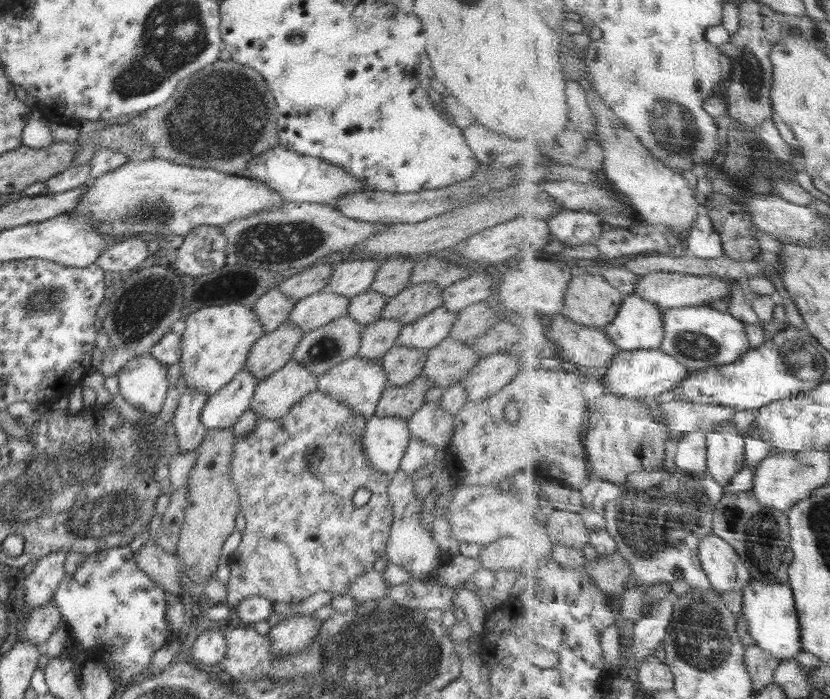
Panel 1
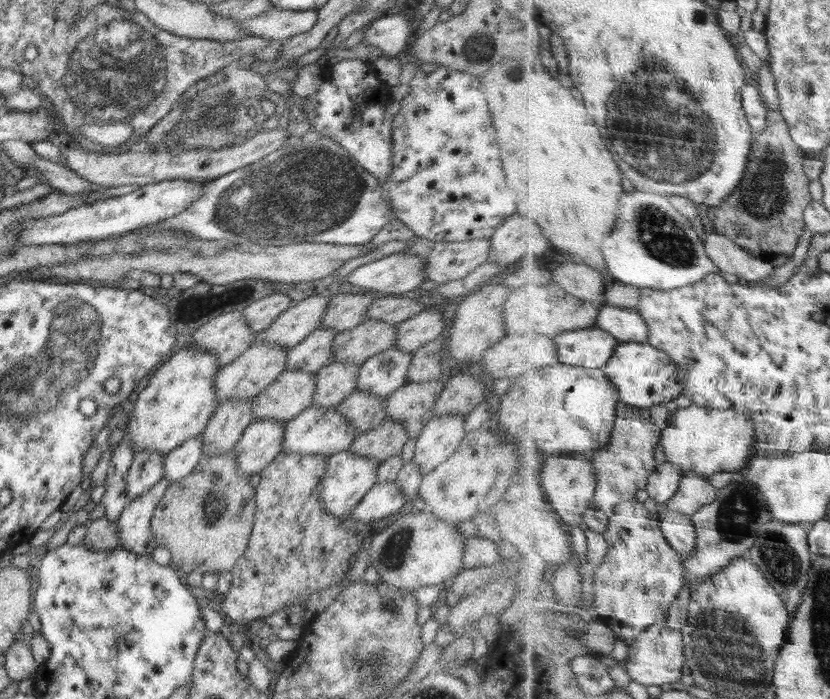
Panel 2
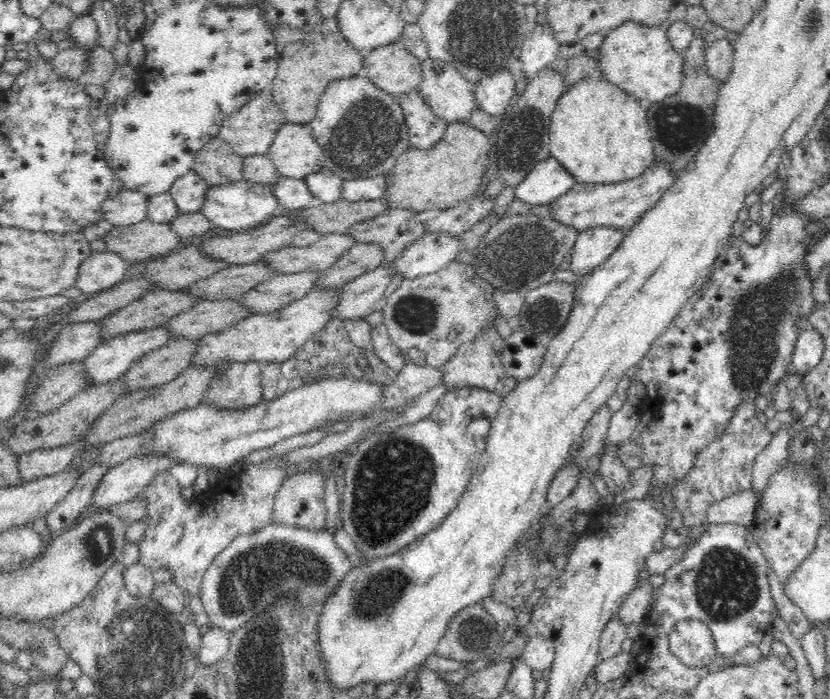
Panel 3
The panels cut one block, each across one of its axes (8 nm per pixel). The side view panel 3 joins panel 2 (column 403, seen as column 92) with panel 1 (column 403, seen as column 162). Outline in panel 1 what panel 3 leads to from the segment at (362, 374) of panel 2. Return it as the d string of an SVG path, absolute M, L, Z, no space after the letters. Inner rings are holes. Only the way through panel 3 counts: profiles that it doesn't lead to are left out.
M440 306L414 322L401 325L398 344L416 350L430 351L449 336L457 313Z

